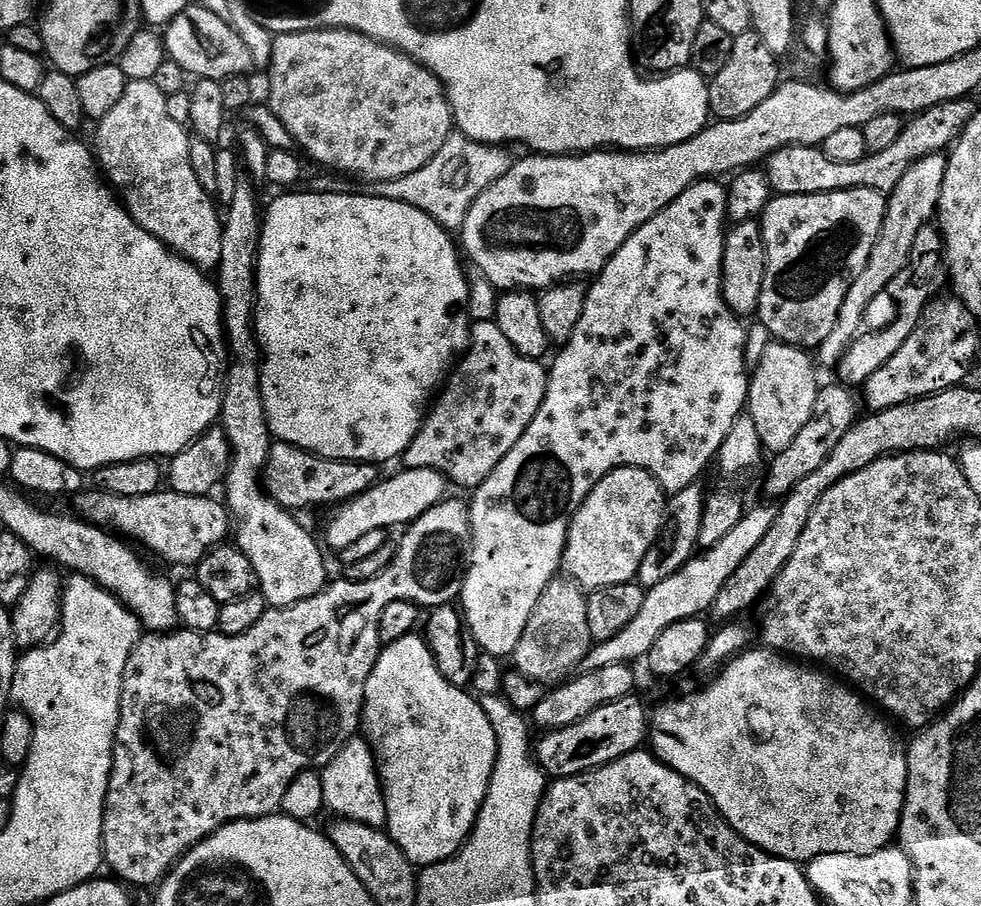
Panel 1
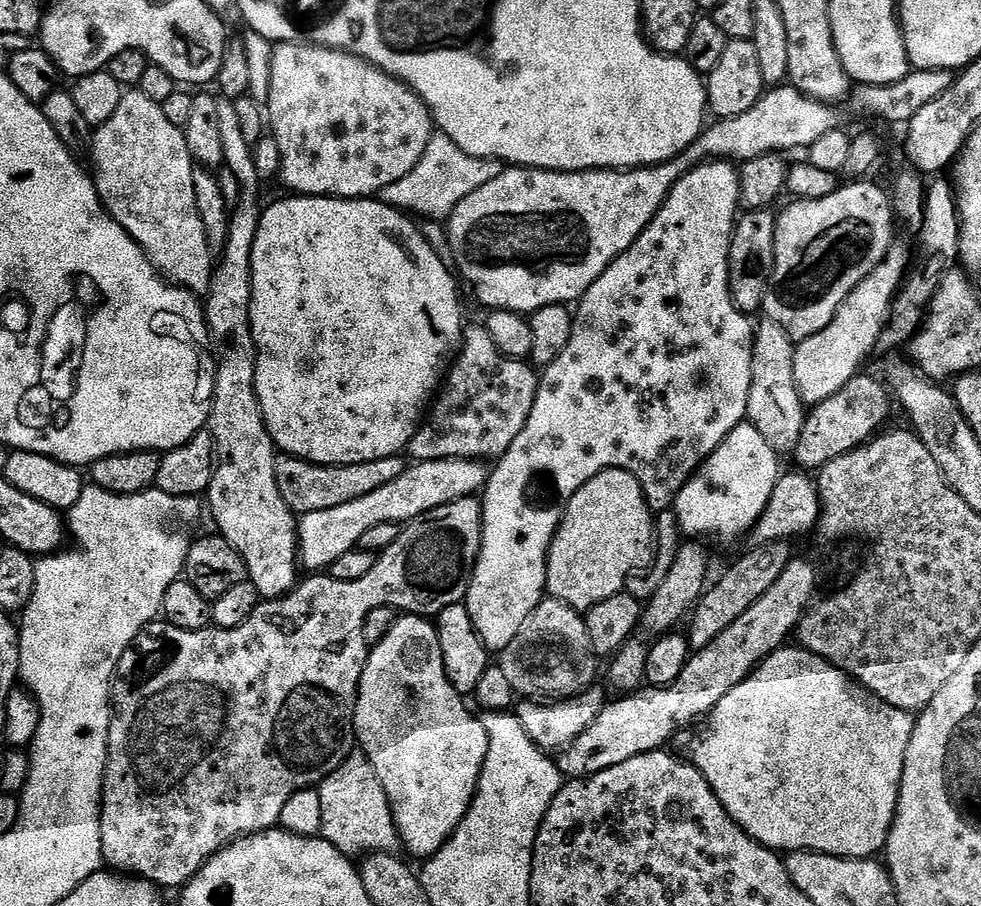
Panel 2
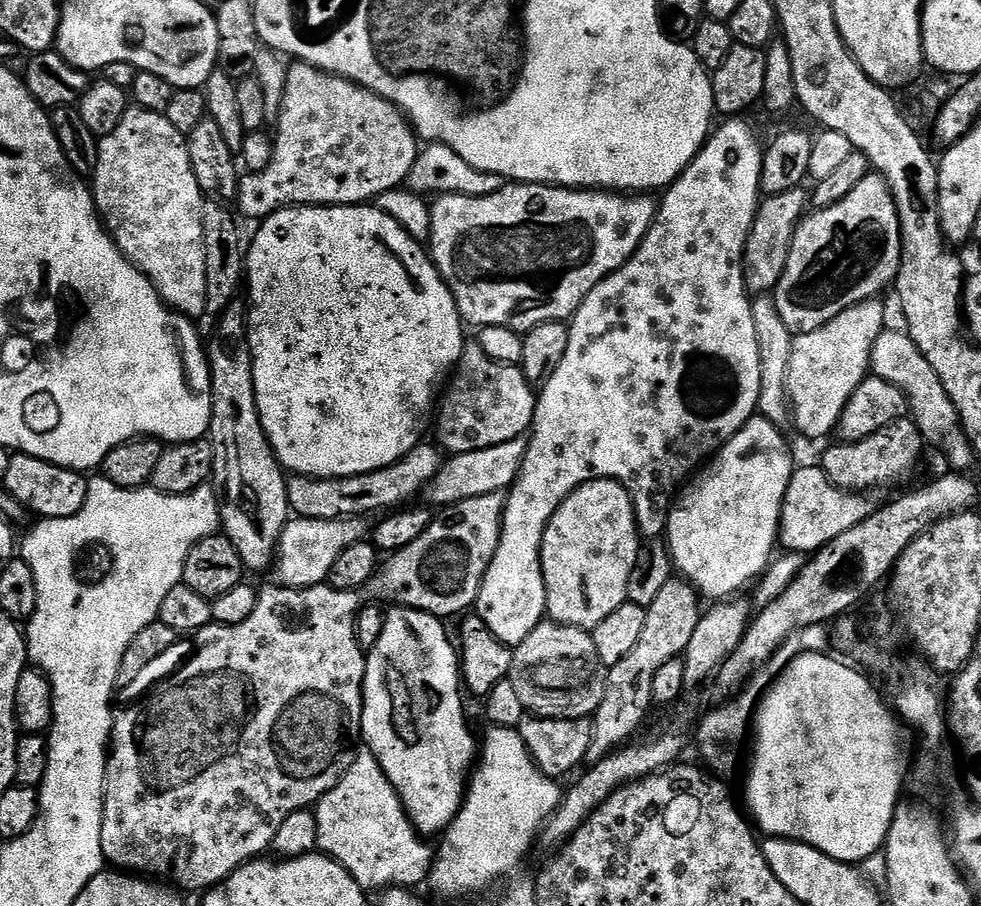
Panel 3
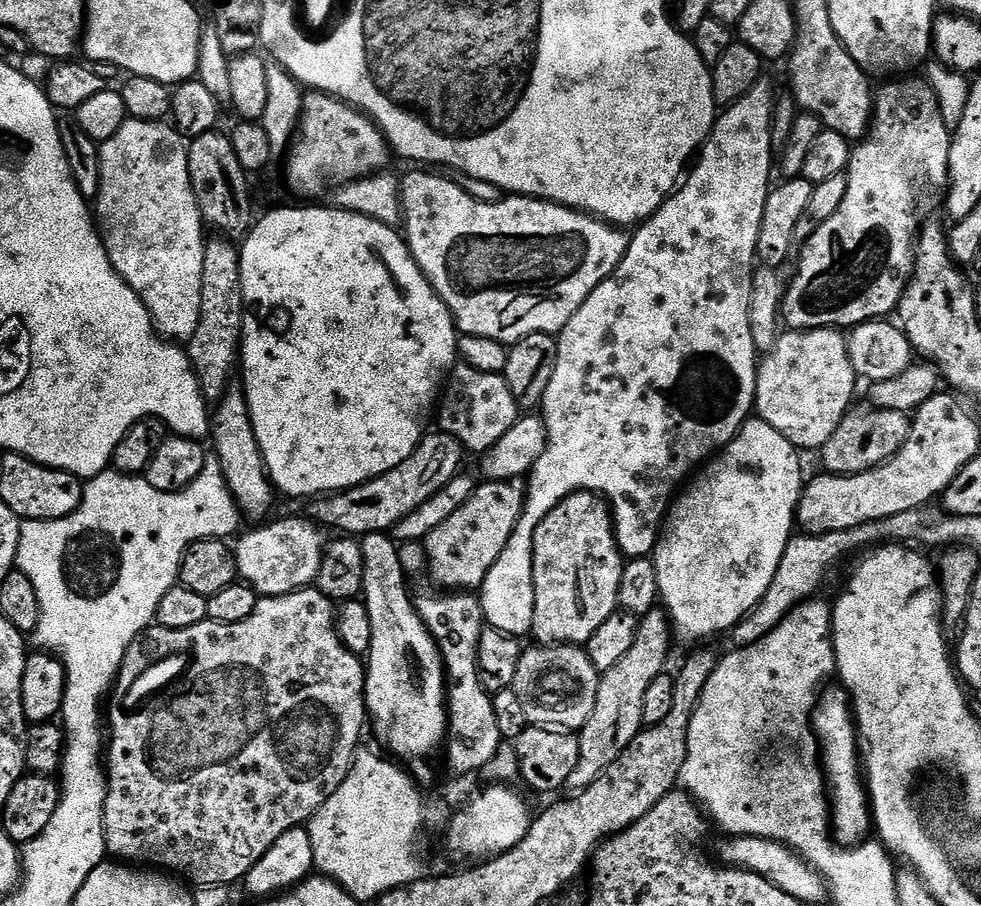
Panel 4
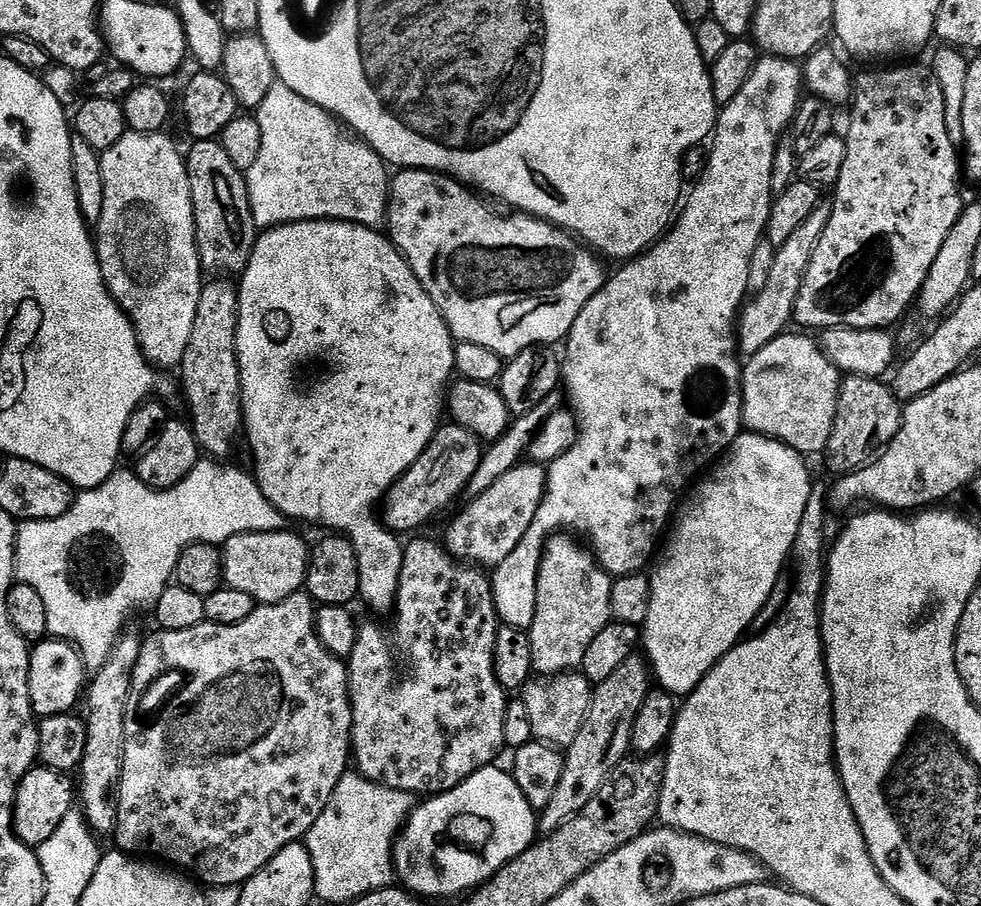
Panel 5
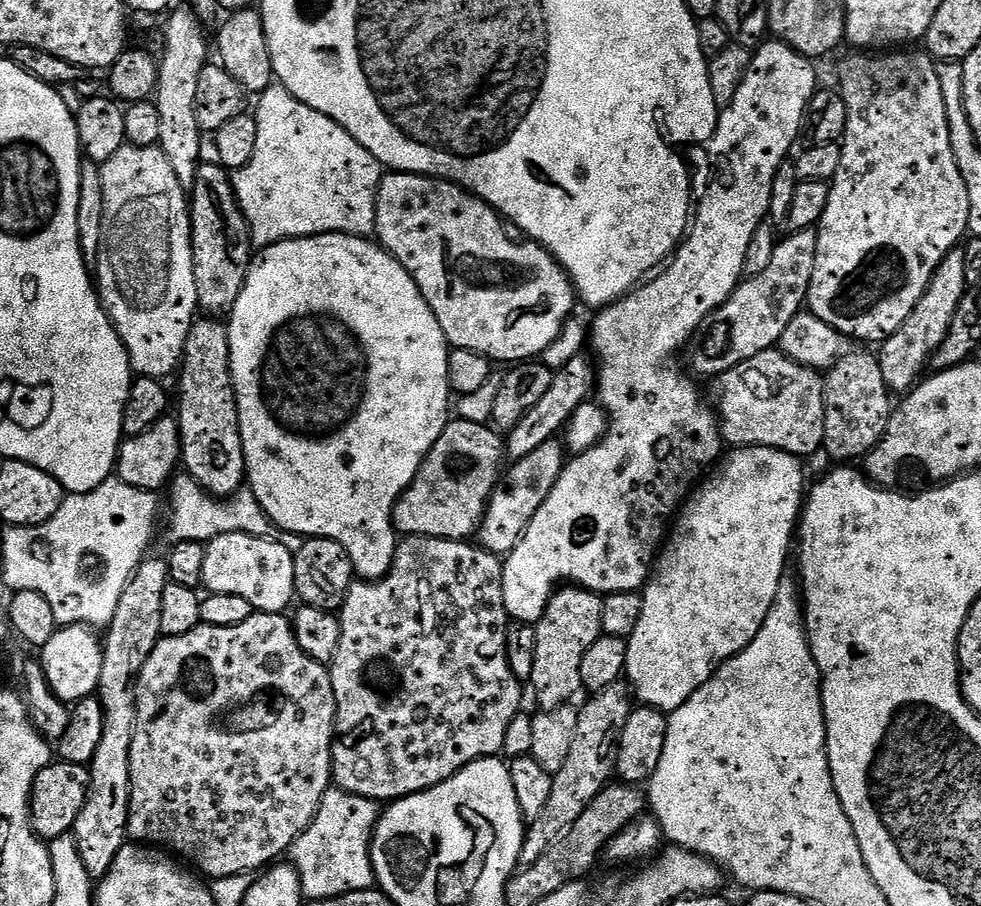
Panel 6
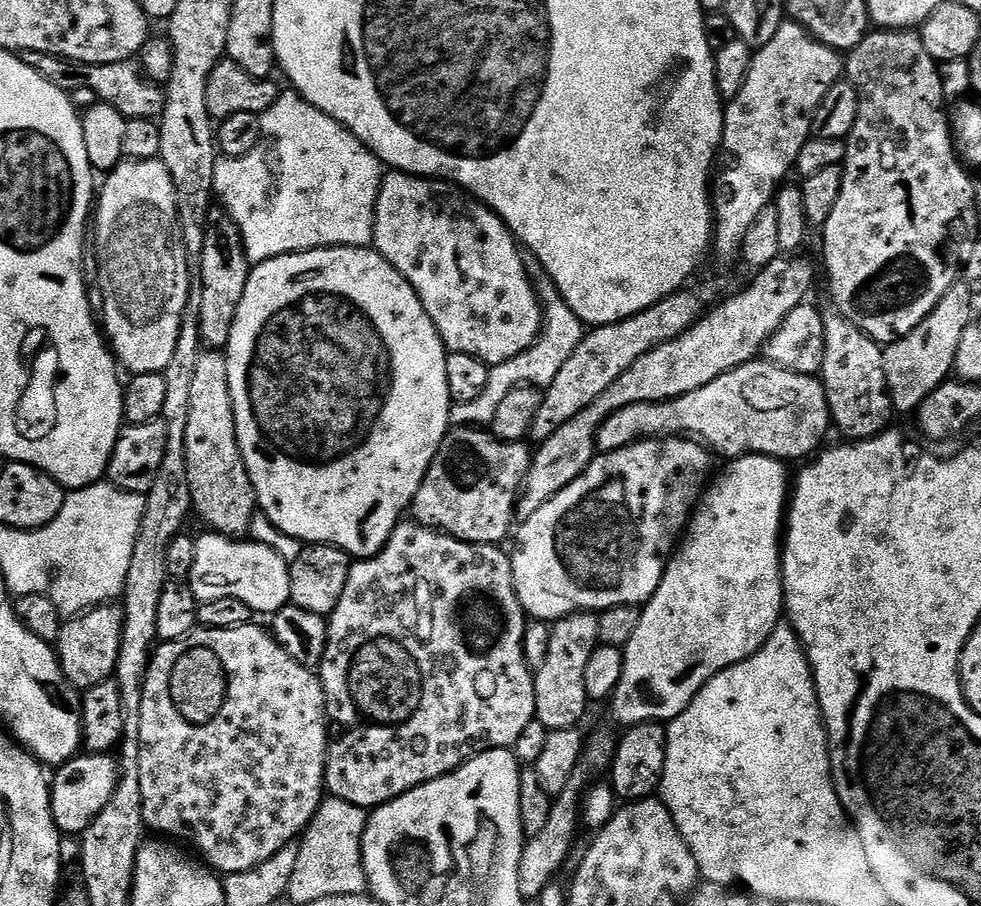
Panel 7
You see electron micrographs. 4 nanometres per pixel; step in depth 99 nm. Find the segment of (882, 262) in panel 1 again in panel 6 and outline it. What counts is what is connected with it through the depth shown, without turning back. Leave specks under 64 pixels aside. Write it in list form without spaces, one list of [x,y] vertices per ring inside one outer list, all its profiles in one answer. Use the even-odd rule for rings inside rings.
[[[779,350],[771,352],[763,352],[754,358],[750,358],[746,362],[742,362],[732,372],[726,372],[719,377],[718,384],[720,384],[720,408],[718,404],[718,419],[720,421],[720,431],[727,443],[732,446],[755,446],[757,448],[777,448],[783,452],[789,452],[792,456],[799,456],[807,458],[813,456],[815,452],[823,445],[824,442],[824,382],[819,371],[813,370],[799,364],[785,356]]]

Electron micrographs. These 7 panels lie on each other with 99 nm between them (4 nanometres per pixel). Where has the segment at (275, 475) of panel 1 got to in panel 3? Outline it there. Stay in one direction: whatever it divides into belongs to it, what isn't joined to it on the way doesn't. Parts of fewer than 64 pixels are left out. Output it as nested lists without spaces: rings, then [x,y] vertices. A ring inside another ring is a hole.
[[[421,442],[398,462],[382,470],[374,470],[346,478],[314,478],[313,476],[287,477],[288,507],[297,517],[305,520],[342,520],[368,518],[371,512],[396,510],[412,495],[421,493],[436,476],[442,463],[442,452],[435,443]],[[383,508],[388,508],[384,509]]]

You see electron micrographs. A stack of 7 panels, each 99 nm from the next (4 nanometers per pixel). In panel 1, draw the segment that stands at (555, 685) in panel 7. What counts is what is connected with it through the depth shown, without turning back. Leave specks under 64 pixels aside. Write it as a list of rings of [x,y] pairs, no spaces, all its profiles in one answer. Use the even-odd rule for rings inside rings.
[[[616,468],[598,481],[572,516],[563,571],[585,590],[631,584],[665,528],[666,493],[656,478],[641,468]]]

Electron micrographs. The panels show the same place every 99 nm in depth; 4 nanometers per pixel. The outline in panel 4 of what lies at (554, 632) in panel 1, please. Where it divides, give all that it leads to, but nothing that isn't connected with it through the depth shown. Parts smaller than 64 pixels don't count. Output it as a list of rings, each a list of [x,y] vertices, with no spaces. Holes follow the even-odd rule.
[[[545,644],[525,647],[520,653],[518,674],[512,689],[522,701],[529,725],[557,730],[579,730],[594,714],[602,673],[590,662],[587,651],[575,644]]]

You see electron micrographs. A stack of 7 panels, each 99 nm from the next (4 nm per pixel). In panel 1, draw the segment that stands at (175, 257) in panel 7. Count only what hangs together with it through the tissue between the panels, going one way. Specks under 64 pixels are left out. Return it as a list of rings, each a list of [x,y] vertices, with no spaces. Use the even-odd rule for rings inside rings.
[[[132,81],[126,86],[126,94],[95,125],[96,144],[94,155],[106,177],[107,183],[118,190],[119,199],[128,213],[154,238],[158,238],[173,253],[183,256],[201,270],[219,269],[222,258],[222,234],[224,226],[221,213],[216,213],[218,204],[207,190],[198,182],[194,174],[194,166],[190,166],[190,136],[185,125],[174,122],[170,118],[170,109],[166,102],[168,96],[158,90],[154,81]]]

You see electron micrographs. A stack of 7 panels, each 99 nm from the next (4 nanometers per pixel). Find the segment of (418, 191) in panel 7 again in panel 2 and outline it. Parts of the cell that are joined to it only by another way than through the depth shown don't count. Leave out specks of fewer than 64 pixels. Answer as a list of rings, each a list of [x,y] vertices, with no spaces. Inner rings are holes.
[[[776,86],[771,90],[765,91],[759,102],[754,106],[750,106],[750,110],[746,110],[746,114],[738,114],[734,118],[726,118],[725,120],[717,119],[716,124],[709,123],[701,132],[700,136],[693,144],[688,147],[685,152],[681,152],[674,160],[667,160],[665,164],[651,164],[649,168],[625,168],[617,170],[614,168],[591,168],[588,172],[559,172],[550,168],[522,168],[519,166],[508,166],[498,178],[494,178],[492,182],[487,182],[481,189],[474,191],[469,197],[463,198],[452,214],[446,220],[446,231],[448,234],[448,243],[452,245],[454,253],[454,264],[458,269],[459,275],[468,279],[470,287],[476,291],[476,296],[485,304],[488,310],[506,310],[507,312],[518,312],[521,314],[531,314],[542,310],[546,306],[554,306],[555,304],[571,305],[573,302],[579,301],[590,290],[590,286],[594,286],[594,282],[598,282],[598,278],[607,270],[614,261],[616,261],[623,252],[633,244],[642,234],[642,230],[646,230],[646,226],[658,214],[658,210],[666,202],[666,198],[670,194],[670,190],[676,185],[687,172],[693,168],[700,167],[701,164],[711,160],[727,160],[729,162],[743,162],[750,158],[758,158],[762,154],[770,154],[778,152],[788,154],[791,148],[801,148],[807,150],[811,148],[814,142],[818,142],[818,138],[822,138],[822,134],[830,134],[830,130],[841,127],[840,112],[831,103],[823,100],[816,100],[813,96],[808,96],[805,92],[791,86]]]

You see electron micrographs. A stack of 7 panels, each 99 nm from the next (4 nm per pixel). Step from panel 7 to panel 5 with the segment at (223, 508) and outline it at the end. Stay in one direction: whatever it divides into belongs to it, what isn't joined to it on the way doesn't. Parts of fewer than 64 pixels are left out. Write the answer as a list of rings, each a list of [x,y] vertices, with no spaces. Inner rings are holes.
[[[212,278],[201,287],[198,314],[194,314],[194,334],[182,358],[178,375],[184,379],[184,400],[188,403],[187,419],[208,458],[224,458],[232,452],[236,435],[241,435],[244,409],[240,403],[240,363],[236,353],[236,335],[240,317],[240,294],[228,278]]]

